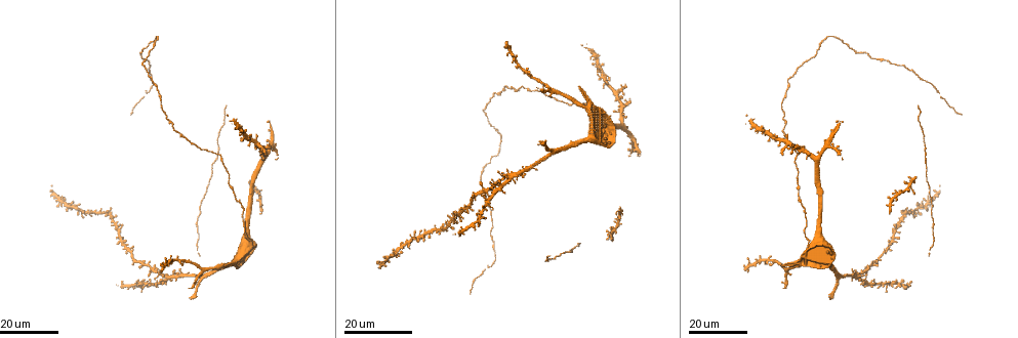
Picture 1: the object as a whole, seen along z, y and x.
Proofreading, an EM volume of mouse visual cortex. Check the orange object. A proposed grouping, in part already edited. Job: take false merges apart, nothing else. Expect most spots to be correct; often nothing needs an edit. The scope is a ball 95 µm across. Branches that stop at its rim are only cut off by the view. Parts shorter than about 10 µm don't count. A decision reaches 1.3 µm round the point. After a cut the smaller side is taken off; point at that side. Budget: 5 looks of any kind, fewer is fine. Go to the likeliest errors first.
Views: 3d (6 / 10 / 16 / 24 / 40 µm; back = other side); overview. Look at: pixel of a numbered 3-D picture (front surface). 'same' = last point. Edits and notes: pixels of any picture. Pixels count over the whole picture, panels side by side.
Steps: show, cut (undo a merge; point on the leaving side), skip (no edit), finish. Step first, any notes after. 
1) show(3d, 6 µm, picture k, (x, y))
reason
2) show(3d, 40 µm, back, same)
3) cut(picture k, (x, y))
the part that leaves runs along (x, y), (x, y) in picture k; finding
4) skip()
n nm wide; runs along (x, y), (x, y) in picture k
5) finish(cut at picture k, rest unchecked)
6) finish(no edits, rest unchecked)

show(3d, 24 µm, picture 1, (180, 133))
thick turns thin

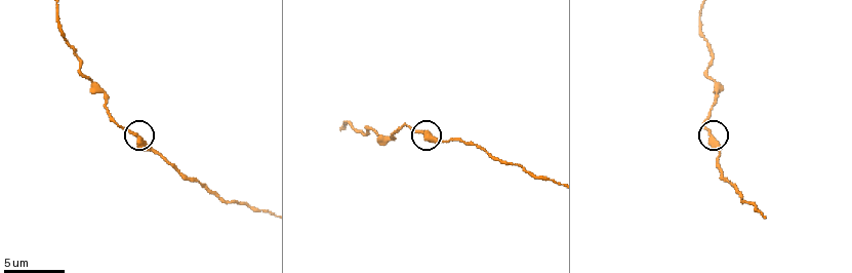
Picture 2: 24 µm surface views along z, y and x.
show(3d, 10 µm, picture 2, (421, 133))

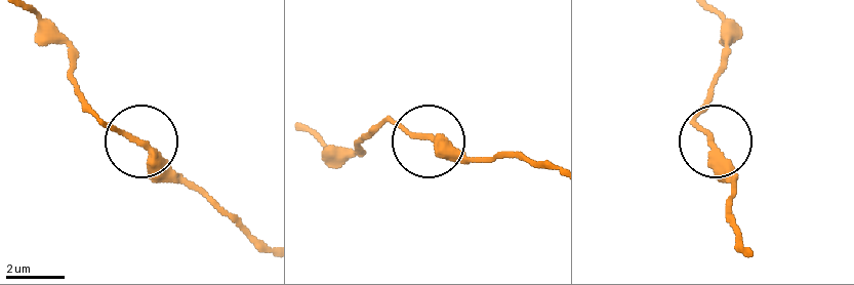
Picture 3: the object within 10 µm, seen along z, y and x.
skip()
runs along (552, 167), (515, 158), (456, 158), (397, 126), (370, 128) in picture 3; all the same cell

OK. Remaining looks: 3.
show(3d, 16 µm, picture 1, (168, 277))

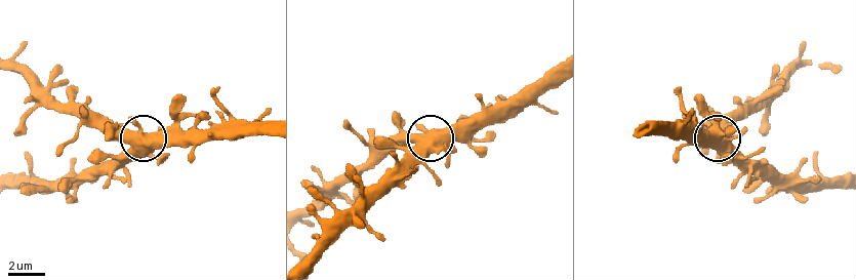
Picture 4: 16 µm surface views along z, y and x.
show(3d, 6 µm, picture 4, (418, 142))

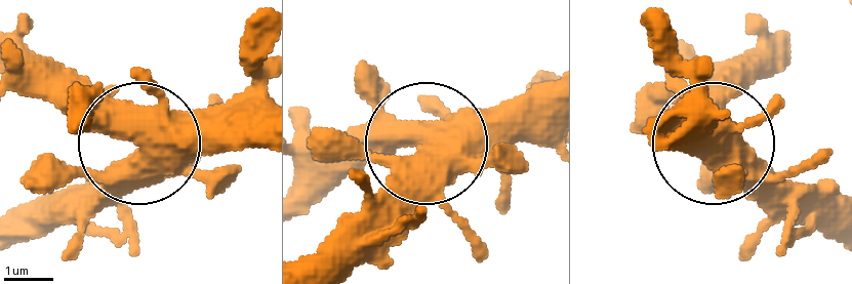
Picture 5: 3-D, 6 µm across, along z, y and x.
show(3d, 6 µm, back, picture 5, (138, 145))

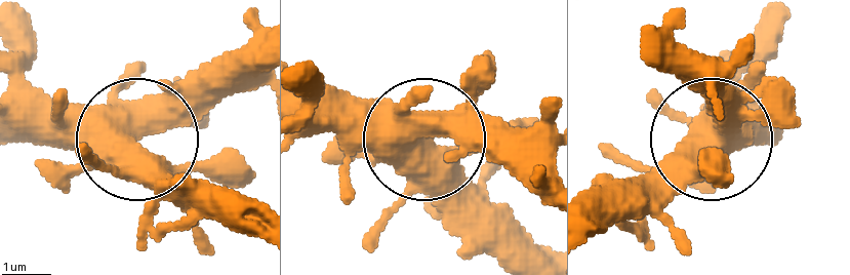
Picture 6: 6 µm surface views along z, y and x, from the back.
skip()
520 nm wide; all the same cell

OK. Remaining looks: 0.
finish(no edits, rest unchecked)

